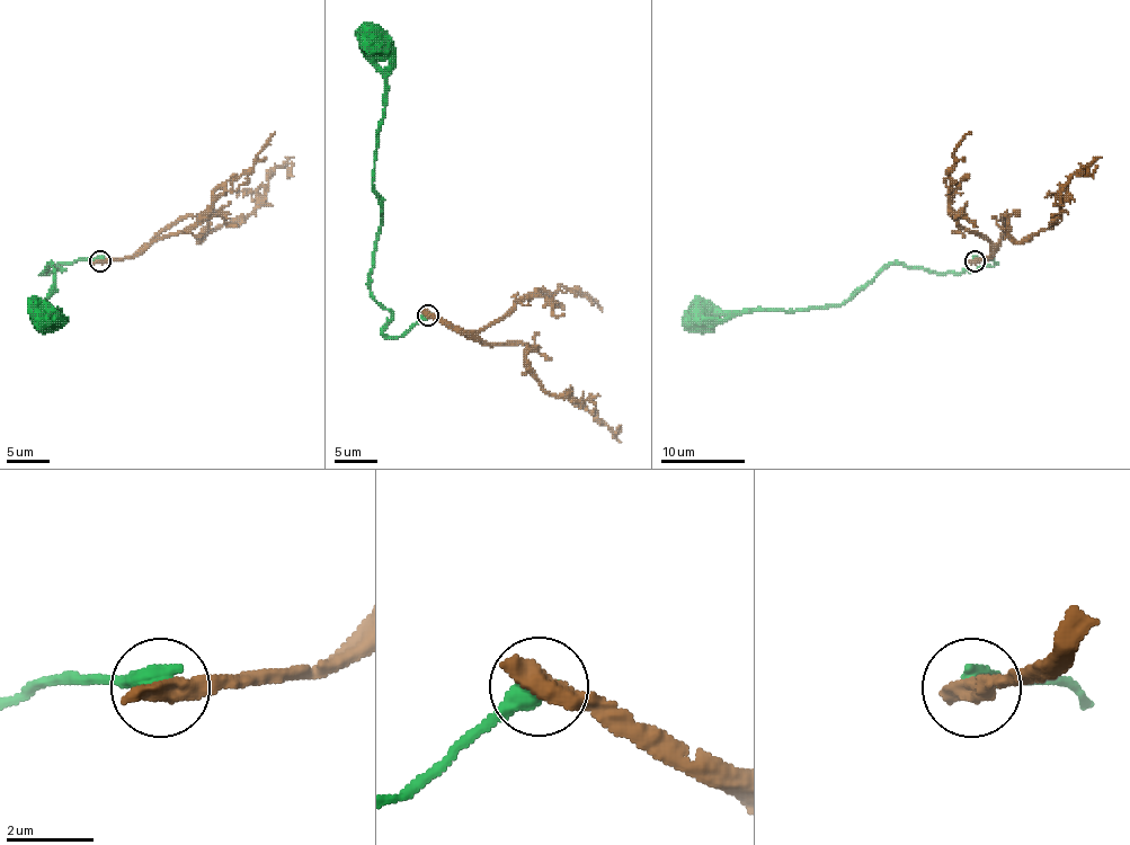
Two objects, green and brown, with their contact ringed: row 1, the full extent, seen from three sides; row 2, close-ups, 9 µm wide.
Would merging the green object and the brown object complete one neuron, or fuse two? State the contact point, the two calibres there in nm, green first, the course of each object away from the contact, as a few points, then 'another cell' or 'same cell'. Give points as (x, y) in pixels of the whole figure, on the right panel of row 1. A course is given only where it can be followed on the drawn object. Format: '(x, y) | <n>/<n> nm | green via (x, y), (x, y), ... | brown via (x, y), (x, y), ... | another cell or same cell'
(975, 260) | 500/550 nm | green via (975, 260), (996, 263), (937, 275), (889, 265), (841, 304), (732, 311), (703, 319) | brown via (975, 260), (989, 254), (1003, 216), (1017, 241), (1049, 229), (1059, 218), (1064, 185), (1091, 163), (1085, 176) | another cell

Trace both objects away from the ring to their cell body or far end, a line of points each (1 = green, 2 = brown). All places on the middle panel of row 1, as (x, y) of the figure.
1: (427, 316), (389, 337), (383, 326), (391, 313), (370, 290), (381, 195), (372, 187), (384, 109), (376, 44)
2: (427, 316), (488, 343), (534, 347), (526, 368), (545, 389), (587, 400), (604, 423), (616, 432), (621, 425)

